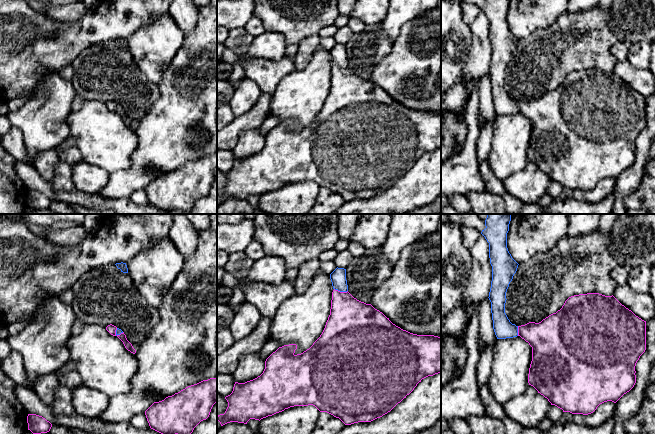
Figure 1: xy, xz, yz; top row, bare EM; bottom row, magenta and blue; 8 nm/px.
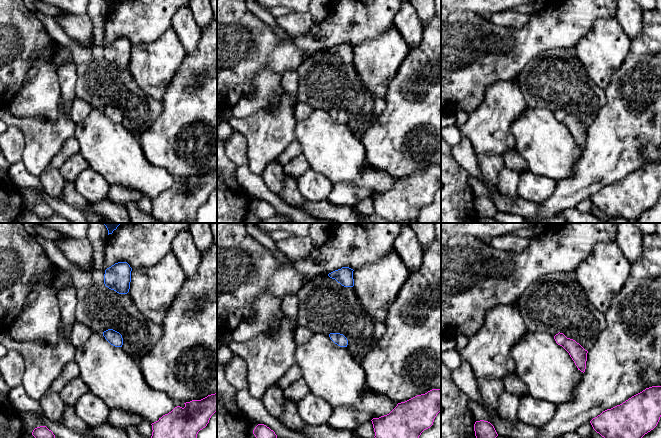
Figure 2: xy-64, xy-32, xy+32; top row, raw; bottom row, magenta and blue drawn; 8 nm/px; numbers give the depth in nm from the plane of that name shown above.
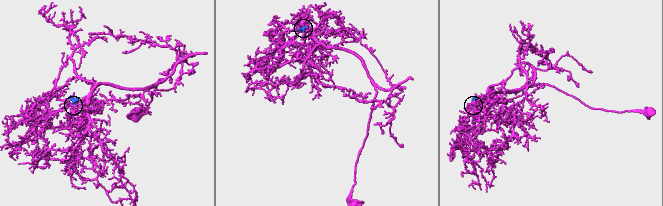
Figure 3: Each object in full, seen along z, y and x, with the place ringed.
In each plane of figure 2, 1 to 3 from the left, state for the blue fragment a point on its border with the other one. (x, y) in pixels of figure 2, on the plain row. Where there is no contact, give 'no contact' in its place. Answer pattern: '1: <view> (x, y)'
1: no contact
2: no contact
3: no contact

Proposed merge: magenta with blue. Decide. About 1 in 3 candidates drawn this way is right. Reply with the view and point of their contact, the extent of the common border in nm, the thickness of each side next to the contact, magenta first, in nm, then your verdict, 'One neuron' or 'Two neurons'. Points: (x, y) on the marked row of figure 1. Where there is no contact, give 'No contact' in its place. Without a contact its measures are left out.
Touches magenta at xz (341, 292). Shared border 110 nm. Thickness 360 nm (magenta) against 130 nm. One neuron

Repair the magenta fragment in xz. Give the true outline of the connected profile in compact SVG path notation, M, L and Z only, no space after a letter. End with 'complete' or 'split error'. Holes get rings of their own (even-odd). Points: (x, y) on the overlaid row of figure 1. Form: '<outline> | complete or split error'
M337 267L330 274L330 279L334 289L332 292L330 315L320 337L309 349L297 355L294 354L295 350L297 349L296 344L289 344L279 347L266 359L265 369L260 376L245 383L235 382L232 393L225 397L228 402L228 407L225 413L217 416L217 421L220 422L221 426L230 422L247 424L250 419L260 421L263 418L282 412L290 407L308 405L313 405L320 412L327 412L334 417L339 418L345 425L351 425L358 422L371 422L390 412L398 403L400 403L414 390L414 388L419 382L421 382L422 379L441 372L441 337L434 335L417 335L403 330L393 324L389 318L387 318L379 310L375 309L371 304L366 304L354 298L348 292L346 269Z | split error

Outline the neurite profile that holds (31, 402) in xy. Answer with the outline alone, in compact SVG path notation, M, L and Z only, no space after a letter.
M16 384L15 394L16 398L23 405L28 414L42 416L47 421L49 421L52 426L57 425L55 423L56 414L39 398L33 388L28 388L24 385Z

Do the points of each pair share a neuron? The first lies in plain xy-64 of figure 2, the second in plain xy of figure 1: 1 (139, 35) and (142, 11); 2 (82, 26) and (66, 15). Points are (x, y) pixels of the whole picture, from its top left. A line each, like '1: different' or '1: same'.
1: same
2: same

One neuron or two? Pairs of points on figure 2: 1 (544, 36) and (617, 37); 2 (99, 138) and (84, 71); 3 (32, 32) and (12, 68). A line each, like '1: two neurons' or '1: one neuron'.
1: two neurons
2: two neurons
3: one neuron

